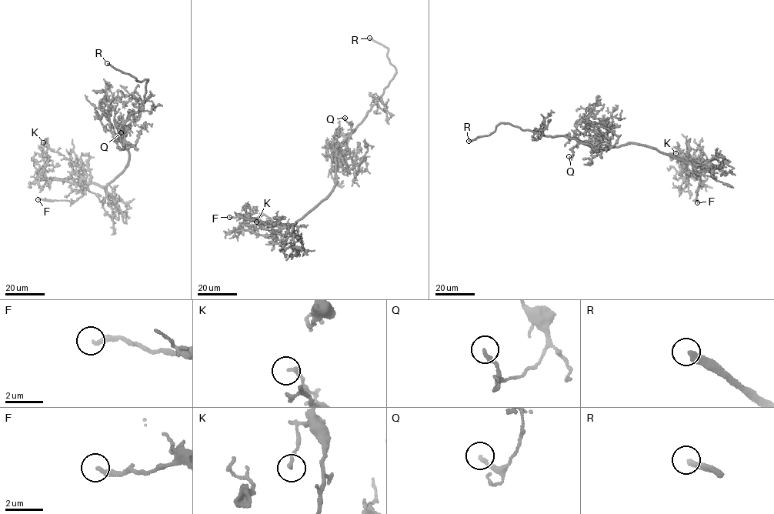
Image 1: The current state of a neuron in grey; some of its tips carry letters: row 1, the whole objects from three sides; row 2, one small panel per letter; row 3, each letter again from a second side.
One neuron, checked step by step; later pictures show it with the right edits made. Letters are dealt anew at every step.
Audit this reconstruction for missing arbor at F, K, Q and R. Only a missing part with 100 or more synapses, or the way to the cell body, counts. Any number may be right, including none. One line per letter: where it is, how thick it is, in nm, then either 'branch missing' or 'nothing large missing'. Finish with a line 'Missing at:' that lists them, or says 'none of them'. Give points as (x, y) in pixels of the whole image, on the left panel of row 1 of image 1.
F: at (38, 199); 240 nm thick; nothing large missing
K: at (43, 142); 180 nm thick; nothing large missing
Q: at (121, 132); 200 nm thick; nothing large missing
R: at (107, 63); 360 nm thick; branch missing
Missing at: R

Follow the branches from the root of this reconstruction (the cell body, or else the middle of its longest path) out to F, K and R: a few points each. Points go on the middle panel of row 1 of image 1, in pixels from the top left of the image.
F: (335, 167), (336, 183), (331, 193), (294, 225), (277, 232), (273, 231), (270, 227), (260, 220), (229, 217)
K: (335, 167), (333, 191), (294, 225), (279, 228), (251, 218), (245, 214), (255, 218), (260, 226), (256, 221)
R: (335, 167), (338, 146), (363, 120), (395, 73), (395, 68), (387, 56), (388, 48), (369, 38)

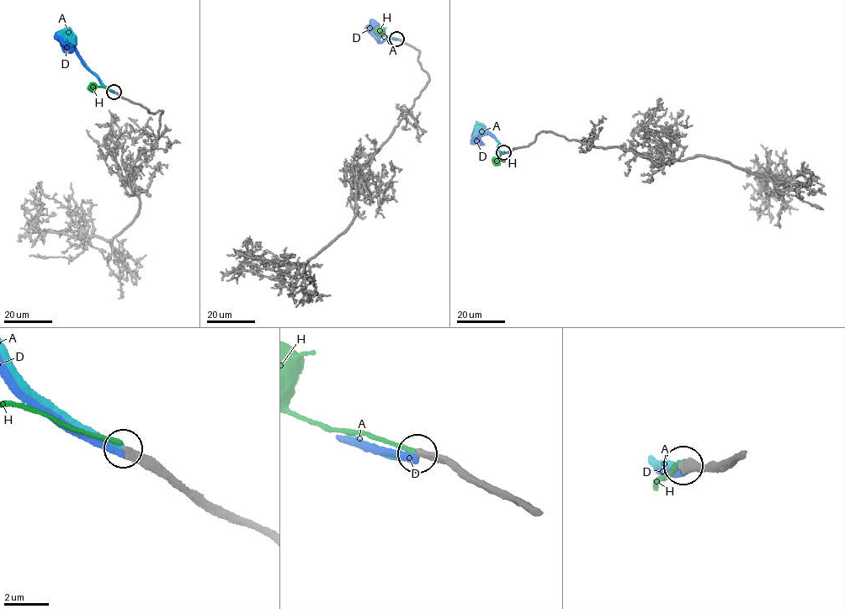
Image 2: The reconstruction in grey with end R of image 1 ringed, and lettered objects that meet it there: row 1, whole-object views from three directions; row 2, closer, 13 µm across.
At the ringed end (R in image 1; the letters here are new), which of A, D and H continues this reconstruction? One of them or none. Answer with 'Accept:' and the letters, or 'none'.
Accept: none

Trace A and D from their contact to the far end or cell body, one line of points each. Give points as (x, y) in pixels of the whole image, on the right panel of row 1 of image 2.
A: (503, 152), (499, 150), (496, 139), (483, 130), (477, 130), (478, 129)
D: (503, 152), (497, 147), (499, 143), (496, 139), (478, 133)

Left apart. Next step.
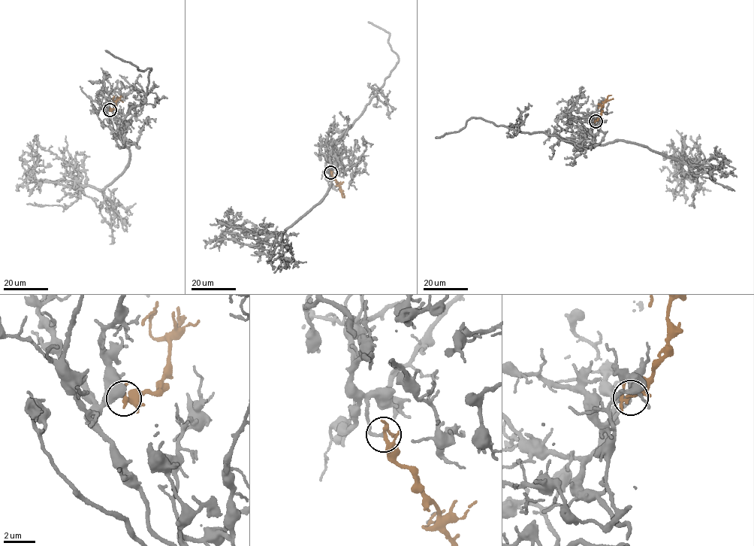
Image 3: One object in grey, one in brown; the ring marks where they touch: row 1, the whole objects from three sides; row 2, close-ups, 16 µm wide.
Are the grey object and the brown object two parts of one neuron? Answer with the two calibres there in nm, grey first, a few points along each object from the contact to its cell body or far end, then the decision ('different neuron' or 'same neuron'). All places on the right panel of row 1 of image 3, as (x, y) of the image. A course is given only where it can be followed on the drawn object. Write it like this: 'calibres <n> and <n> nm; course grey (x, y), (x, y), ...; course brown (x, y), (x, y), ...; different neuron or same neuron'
calibres 200 and 200 nm; course grey (595, 121), (588, 133), (595, 143), (624, 140), (689, 164), (681, 185), (671, 147), (669, 152); course brown (595, 121), (601, 107), (611, 95); same neuron

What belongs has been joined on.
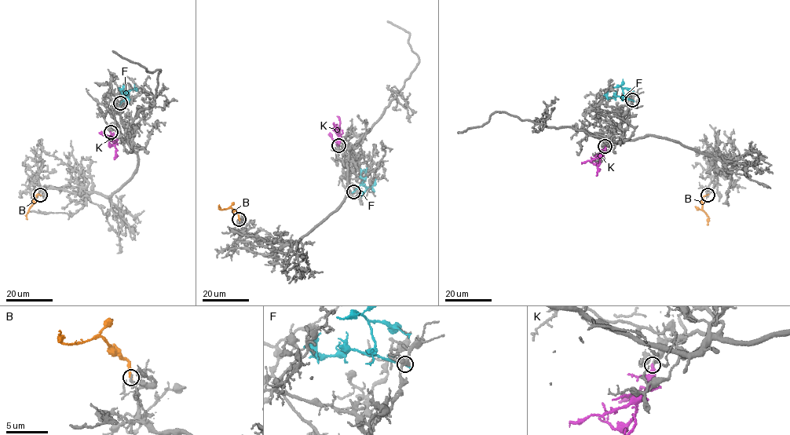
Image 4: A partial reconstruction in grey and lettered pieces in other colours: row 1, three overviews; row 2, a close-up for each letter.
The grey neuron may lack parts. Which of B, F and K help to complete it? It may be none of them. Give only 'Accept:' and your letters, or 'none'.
Accept: K

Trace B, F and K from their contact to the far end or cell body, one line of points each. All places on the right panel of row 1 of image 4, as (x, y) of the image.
B: (707, 195), (704, 196), (702, 203), (708, 219), (707, 224)
F: (632, 100), (618, 96), (607, 97), (608, 91)
K: (605, 146), (605, 153), (600, 160), (596, 176)

